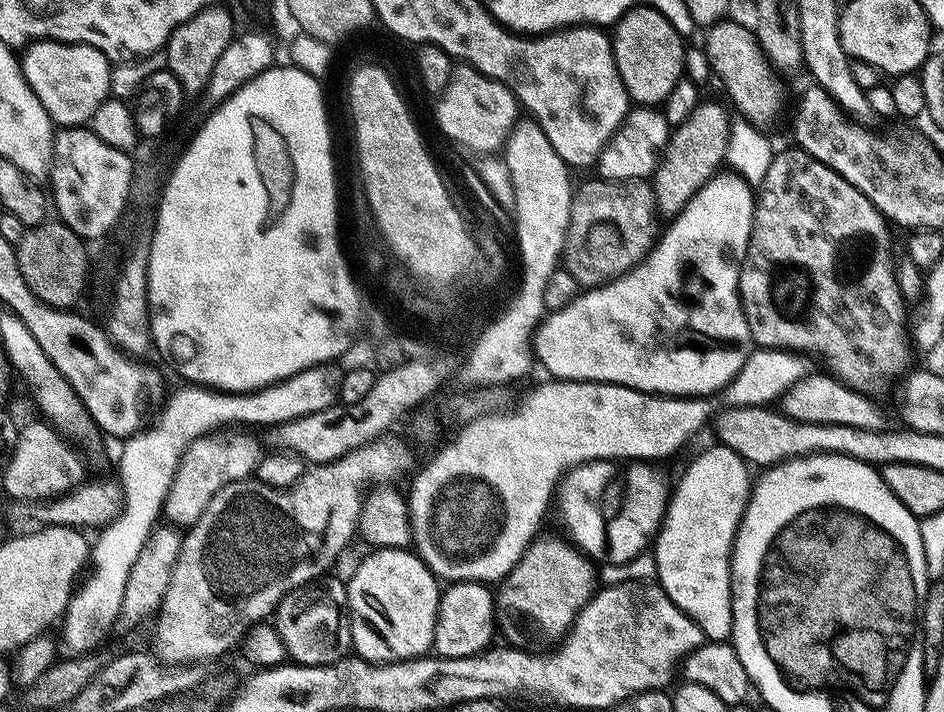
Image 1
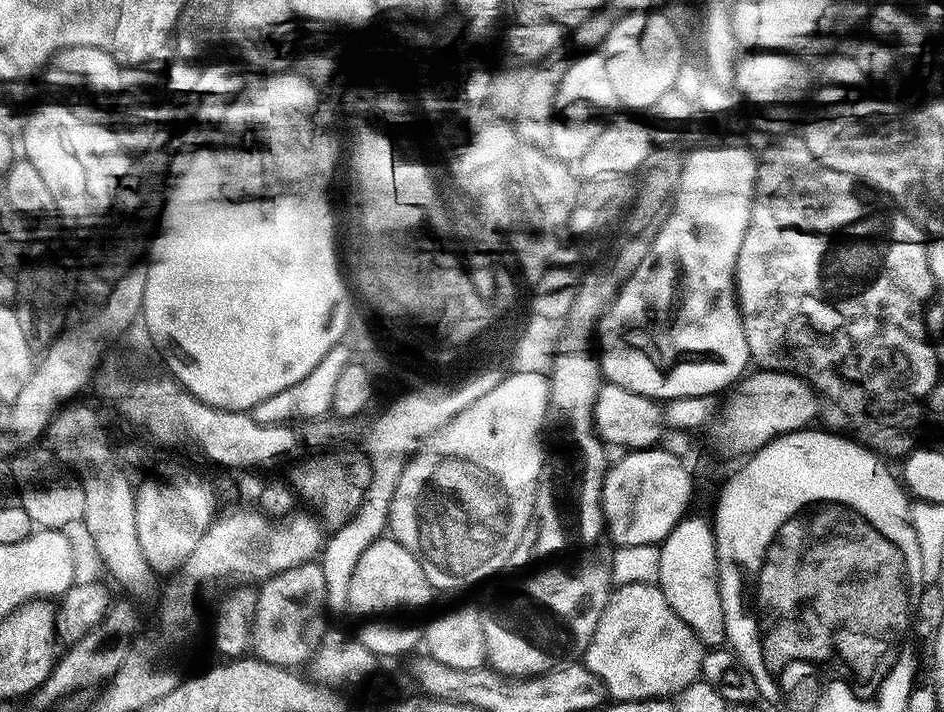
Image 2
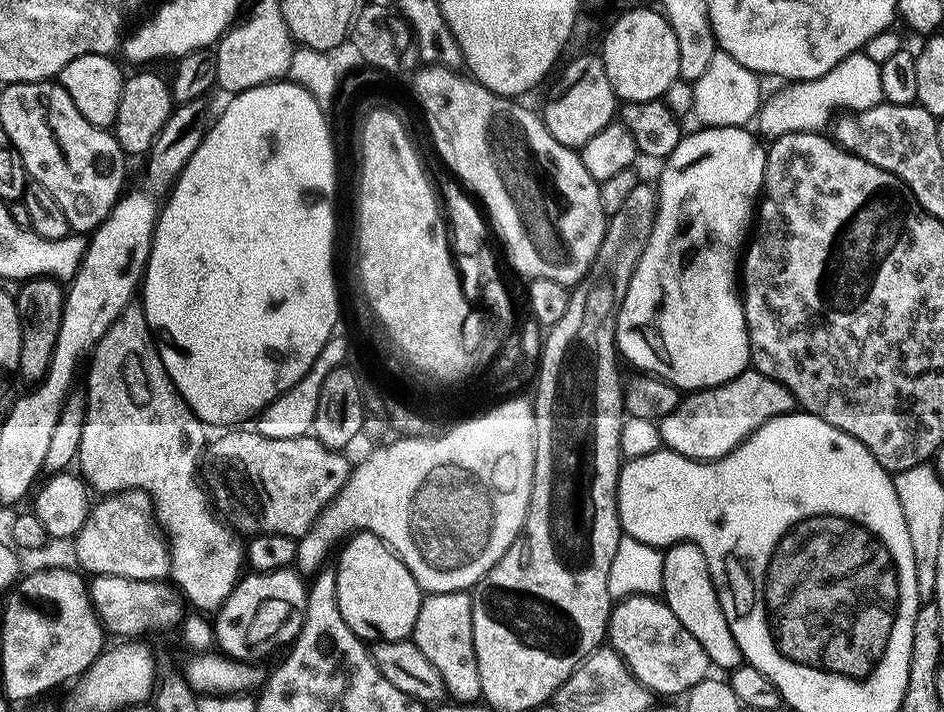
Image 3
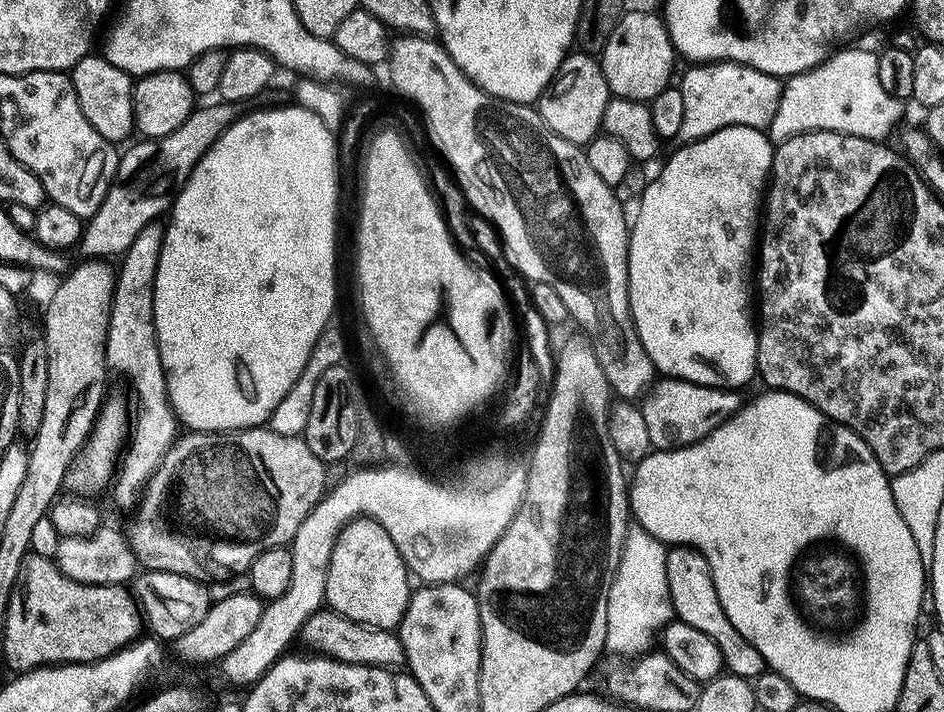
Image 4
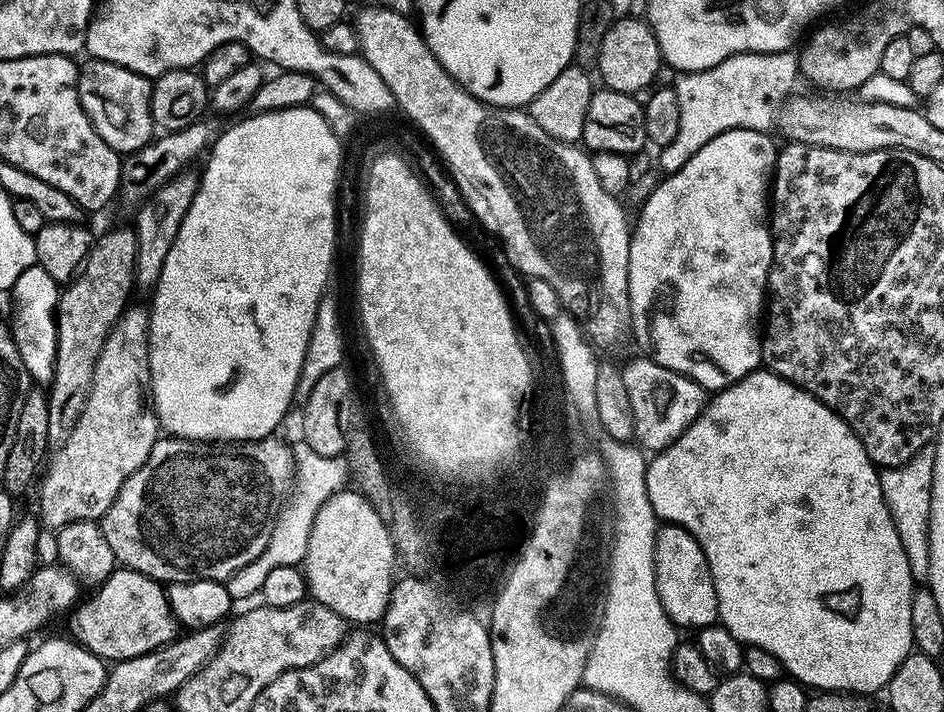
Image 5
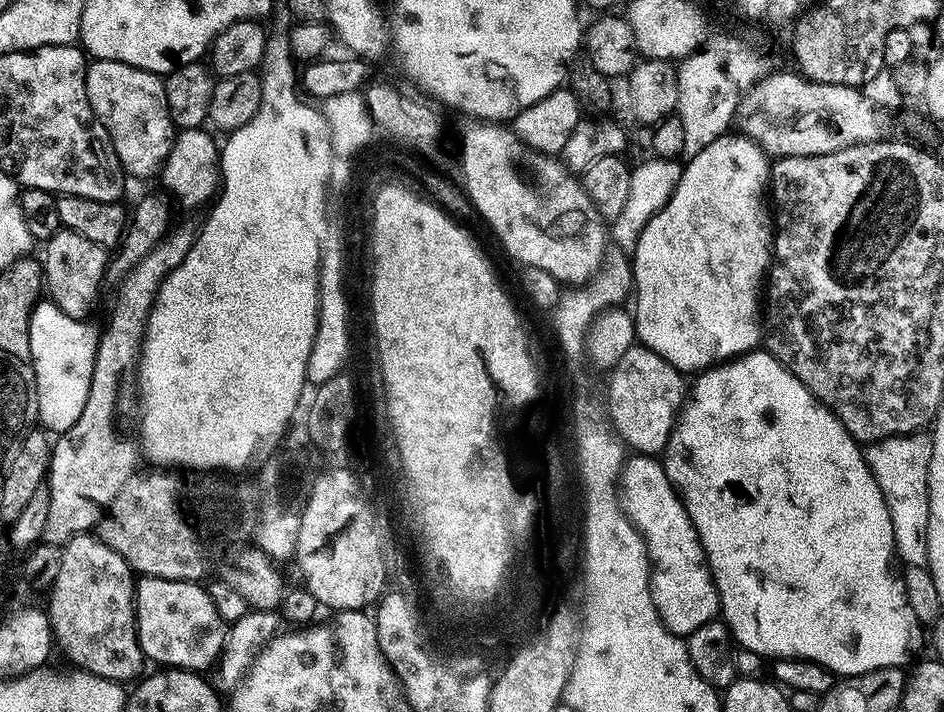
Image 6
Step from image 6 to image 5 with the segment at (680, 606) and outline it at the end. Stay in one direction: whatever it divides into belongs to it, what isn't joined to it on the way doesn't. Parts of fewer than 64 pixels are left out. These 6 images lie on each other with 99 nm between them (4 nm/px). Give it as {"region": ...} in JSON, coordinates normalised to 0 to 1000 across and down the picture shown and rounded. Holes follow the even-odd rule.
{"region":[[[703,739],[695,754],[695,822],[701,851],[717,883],[755,881],[762,872],[763,853],[754,802],[740,758],[726,742]]]}

